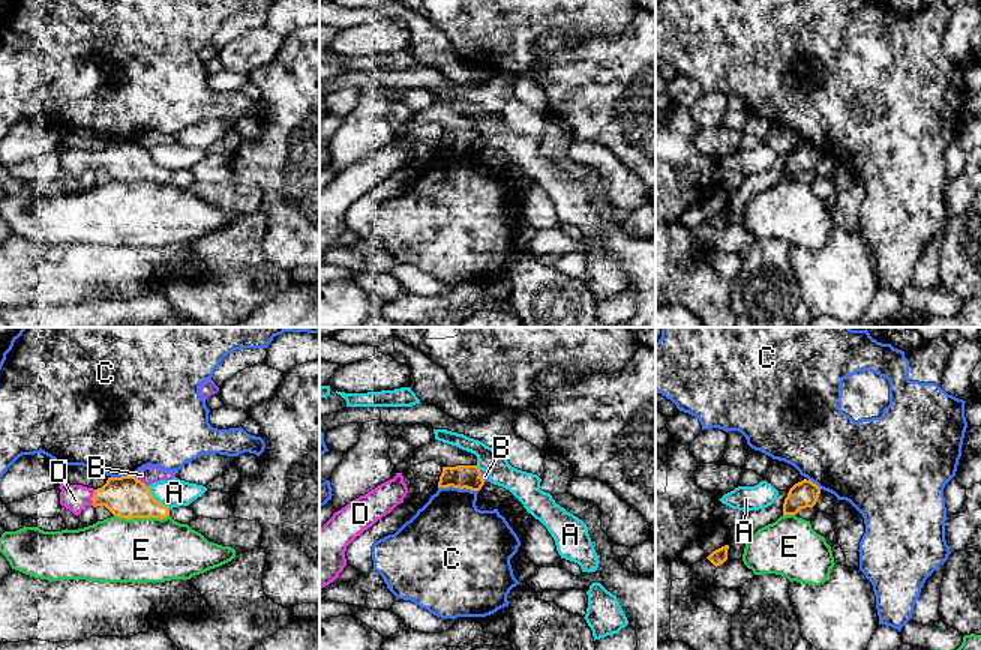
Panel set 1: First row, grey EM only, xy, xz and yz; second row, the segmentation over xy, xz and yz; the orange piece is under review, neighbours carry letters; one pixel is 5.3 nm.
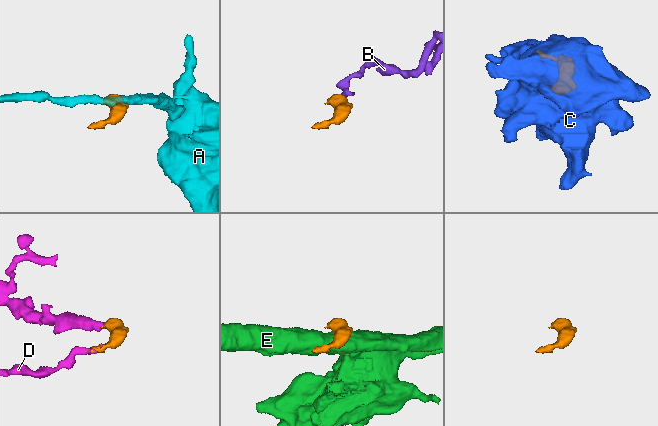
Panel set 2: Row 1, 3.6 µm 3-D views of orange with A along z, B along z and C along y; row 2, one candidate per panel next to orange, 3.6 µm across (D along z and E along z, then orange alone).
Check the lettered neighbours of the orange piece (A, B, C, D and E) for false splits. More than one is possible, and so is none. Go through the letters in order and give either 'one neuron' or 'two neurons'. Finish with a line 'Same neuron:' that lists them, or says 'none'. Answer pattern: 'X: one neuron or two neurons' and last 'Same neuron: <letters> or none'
A: two neurons
B: two neurons
C: two neurons
D: one neuron
E: two neurons
Same neuron: D

